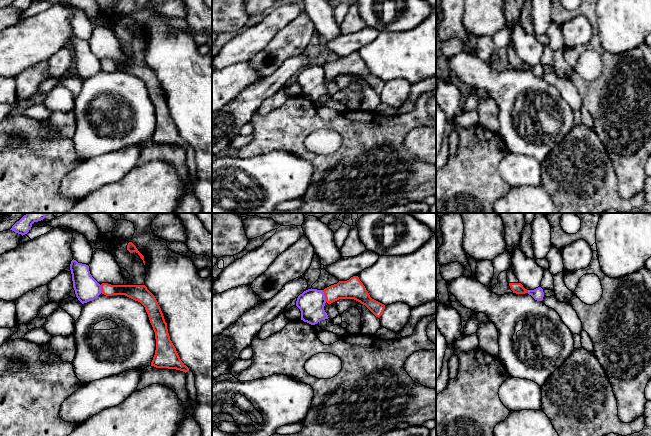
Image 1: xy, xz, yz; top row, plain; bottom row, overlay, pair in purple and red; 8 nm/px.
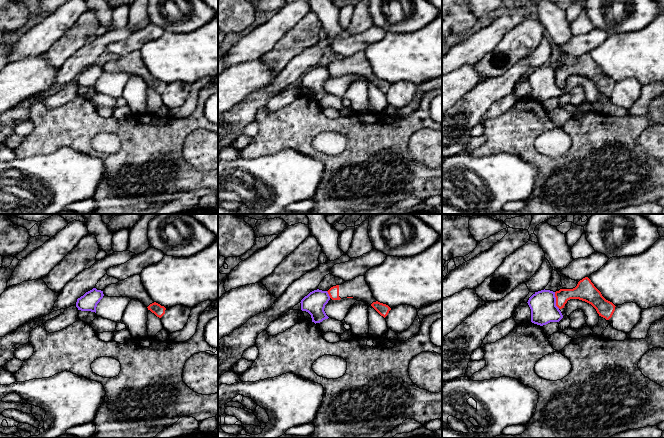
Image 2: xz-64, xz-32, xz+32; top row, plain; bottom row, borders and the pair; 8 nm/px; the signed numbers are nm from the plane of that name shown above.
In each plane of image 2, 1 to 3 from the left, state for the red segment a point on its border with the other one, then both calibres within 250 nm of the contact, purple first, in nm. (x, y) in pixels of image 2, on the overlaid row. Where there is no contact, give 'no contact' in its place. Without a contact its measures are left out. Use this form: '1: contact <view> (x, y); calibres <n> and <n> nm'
1: no contact
2: contact xz-32 (328, 294); calibres 180 and 90 nm
3: contact xz+32 (555, 300); calibres 220 and 150 nm

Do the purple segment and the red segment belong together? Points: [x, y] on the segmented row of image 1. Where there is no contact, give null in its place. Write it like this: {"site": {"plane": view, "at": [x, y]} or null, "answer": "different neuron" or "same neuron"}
{"site": {"plane": "xz", "at": [324, 296]}, "answer": "different neuron"}

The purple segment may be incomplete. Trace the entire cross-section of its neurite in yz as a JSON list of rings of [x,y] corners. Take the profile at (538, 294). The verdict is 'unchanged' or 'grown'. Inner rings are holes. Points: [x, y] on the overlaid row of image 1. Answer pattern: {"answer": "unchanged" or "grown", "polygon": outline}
{"answer": "unchanged", "polygon": [[[538,287],[534,290],[528,290],[528,294],[531,295],[537,301],[542,301],[544,297],[544,292],[541,287]]]}

